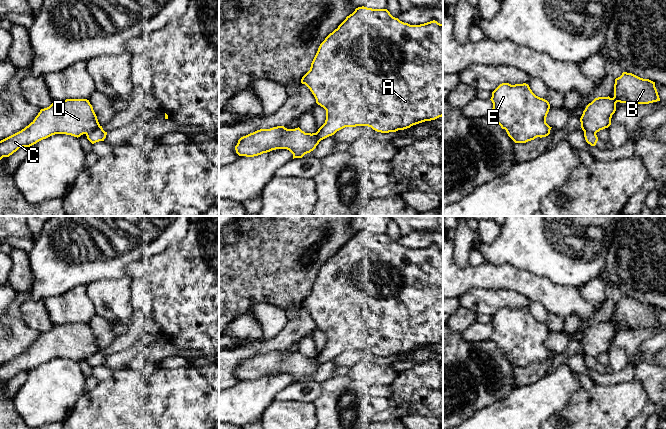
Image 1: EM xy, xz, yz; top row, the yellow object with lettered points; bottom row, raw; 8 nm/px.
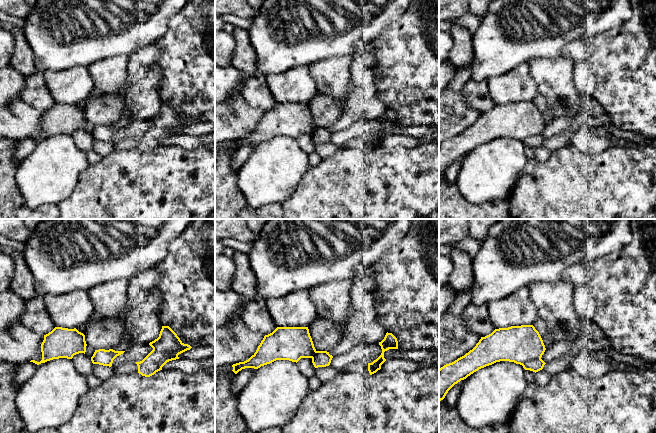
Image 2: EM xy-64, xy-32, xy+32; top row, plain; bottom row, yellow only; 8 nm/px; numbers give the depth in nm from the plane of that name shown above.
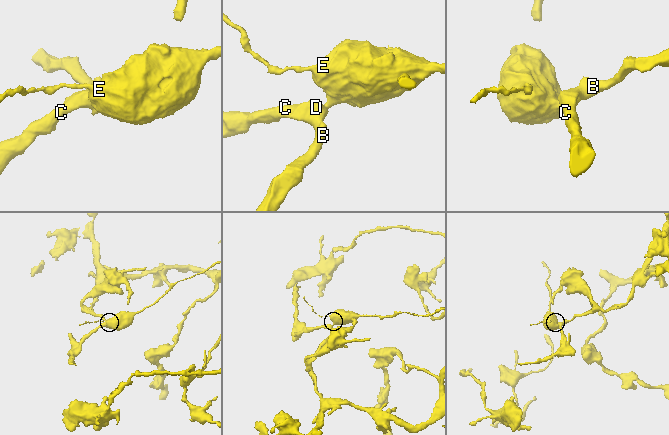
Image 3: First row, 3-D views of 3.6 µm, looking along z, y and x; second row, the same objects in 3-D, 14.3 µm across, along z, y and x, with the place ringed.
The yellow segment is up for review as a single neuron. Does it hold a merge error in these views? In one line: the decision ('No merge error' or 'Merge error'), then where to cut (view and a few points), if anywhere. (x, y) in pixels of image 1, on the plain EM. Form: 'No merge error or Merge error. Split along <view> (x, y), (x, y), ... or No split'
Merge error. Split along xy (99, 349), (86, 358)

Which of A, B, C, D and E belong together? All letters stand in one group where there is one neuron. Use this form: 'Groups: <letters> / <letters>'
Groups: A E / B C D

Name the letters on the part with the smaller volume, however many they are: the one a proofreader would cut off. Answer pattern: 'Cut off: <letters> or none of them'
Cut off: A, E

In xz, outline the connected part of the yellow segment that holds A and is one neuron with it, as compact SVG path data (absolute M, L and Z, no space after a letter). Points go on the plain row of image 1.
M358 231L320 268L310 294L302 301L301 307L310 313L316 327L326 334L325 347L315 357L319 365L334 359L345 351L368 350L377 356L389 357L435 344L443 340L443 247L440 248L433 244L420 249L410 249L393 241L387 233Z

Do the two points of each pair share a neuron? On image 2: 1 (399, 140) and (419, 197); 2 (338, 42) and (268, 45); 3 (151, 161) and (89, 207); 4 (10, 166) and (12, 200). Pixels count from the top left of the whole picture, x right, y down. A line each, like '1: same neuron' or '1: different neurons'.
1: different neurons
2: same neuron
3: same neuron
4: same neuron

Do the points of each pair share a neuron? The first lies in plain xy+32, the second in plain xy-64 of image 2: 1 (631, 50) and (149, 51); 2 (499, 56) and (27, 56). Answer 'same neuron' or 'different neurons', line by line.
1: different neurons
2: different neurons

